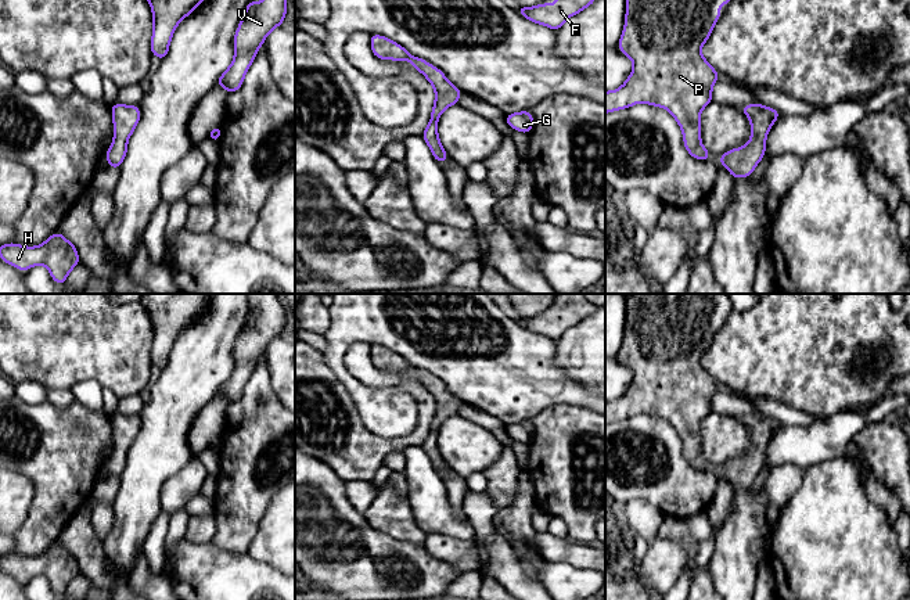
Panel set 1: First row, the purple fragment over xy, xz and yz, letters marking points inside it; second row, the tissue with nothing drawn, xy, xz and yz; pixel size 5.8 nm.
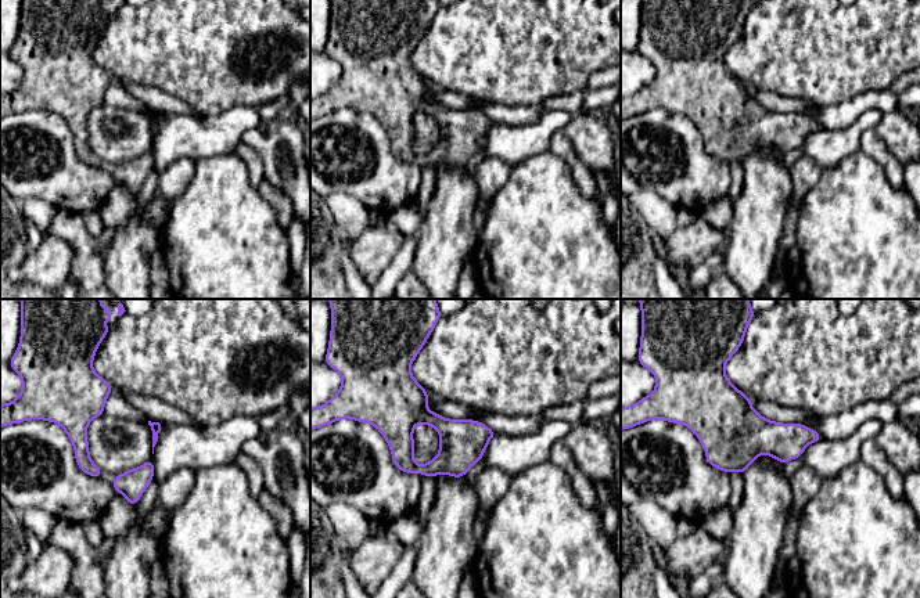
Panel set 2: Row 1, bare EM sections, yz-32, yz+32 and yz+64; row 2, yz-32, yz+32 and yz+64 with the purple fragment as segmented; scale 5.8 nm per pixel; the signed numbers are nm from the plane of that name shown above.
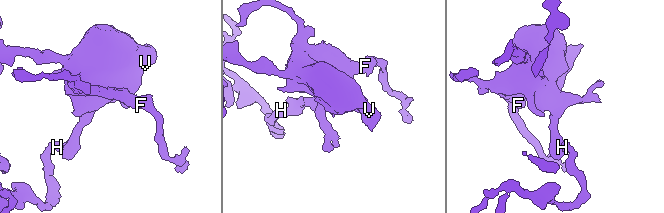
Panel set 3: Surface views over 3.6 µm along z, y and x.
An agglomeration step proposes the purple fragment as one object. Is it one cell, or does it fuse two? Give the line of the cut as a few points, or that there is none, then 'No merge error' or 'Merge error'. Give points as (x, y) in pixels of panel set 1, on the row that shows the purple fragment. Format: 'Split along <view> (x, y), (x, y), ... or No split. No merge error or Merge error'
No split. No merge error

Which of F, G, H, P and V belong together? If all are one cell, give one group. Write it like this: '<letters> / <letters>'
F G H P V

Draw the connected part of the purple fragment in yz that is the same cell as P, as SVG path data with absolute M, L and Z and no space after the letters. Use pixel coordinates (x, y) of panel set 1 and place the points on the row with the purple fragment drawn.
M626 0L626 17L625 17L625 28L618 42L618 48L626 54L633 61L633 71L629 75L627 80L616 90L605 91L605 114L611 111L618 111L623 108L629 108L634 104L644 103L655 107L662 107L669 111L683 132L684 139L684 148L688 154L697 159L706 161L709 158L709 151L701 144L701 125L699 125L699 115L701 111L711 103L712 100L712 87L716 83L719 73L715 68L702 57L701 48L704 43L712 33L712 29L716 21L720 18L720 3L726 4L726 8L731 0Z

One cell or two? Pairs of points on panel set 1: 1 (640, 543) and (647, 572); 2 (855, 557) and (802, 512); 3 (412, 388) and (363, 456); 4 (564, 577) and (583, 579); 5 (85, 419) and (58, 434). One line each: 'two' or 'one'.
1: two
2: one
3: one
4: one
5: one

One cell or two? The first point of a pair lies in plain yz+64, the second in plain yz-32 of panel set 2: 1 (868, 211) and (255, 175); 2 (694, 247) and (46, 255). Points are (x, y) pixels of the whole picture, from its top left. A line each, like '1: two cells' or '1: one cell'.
1: two cells
2: one cell

